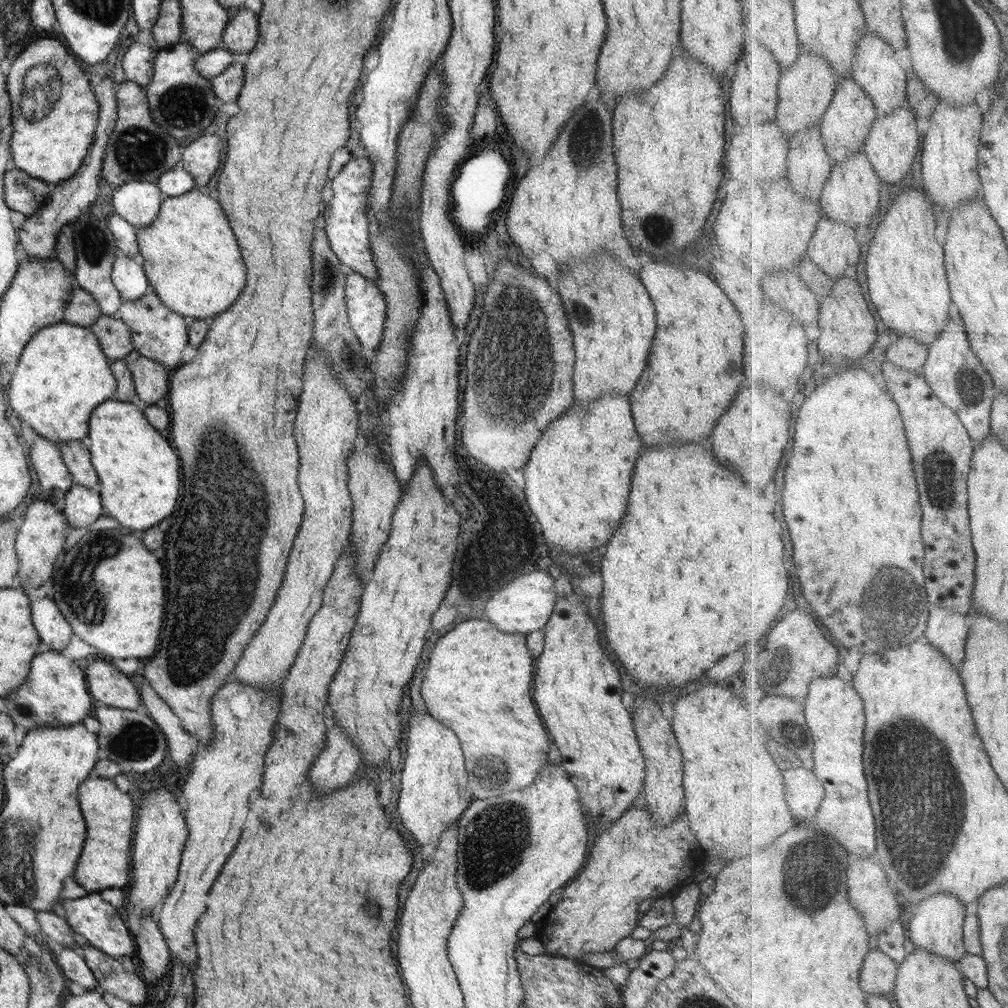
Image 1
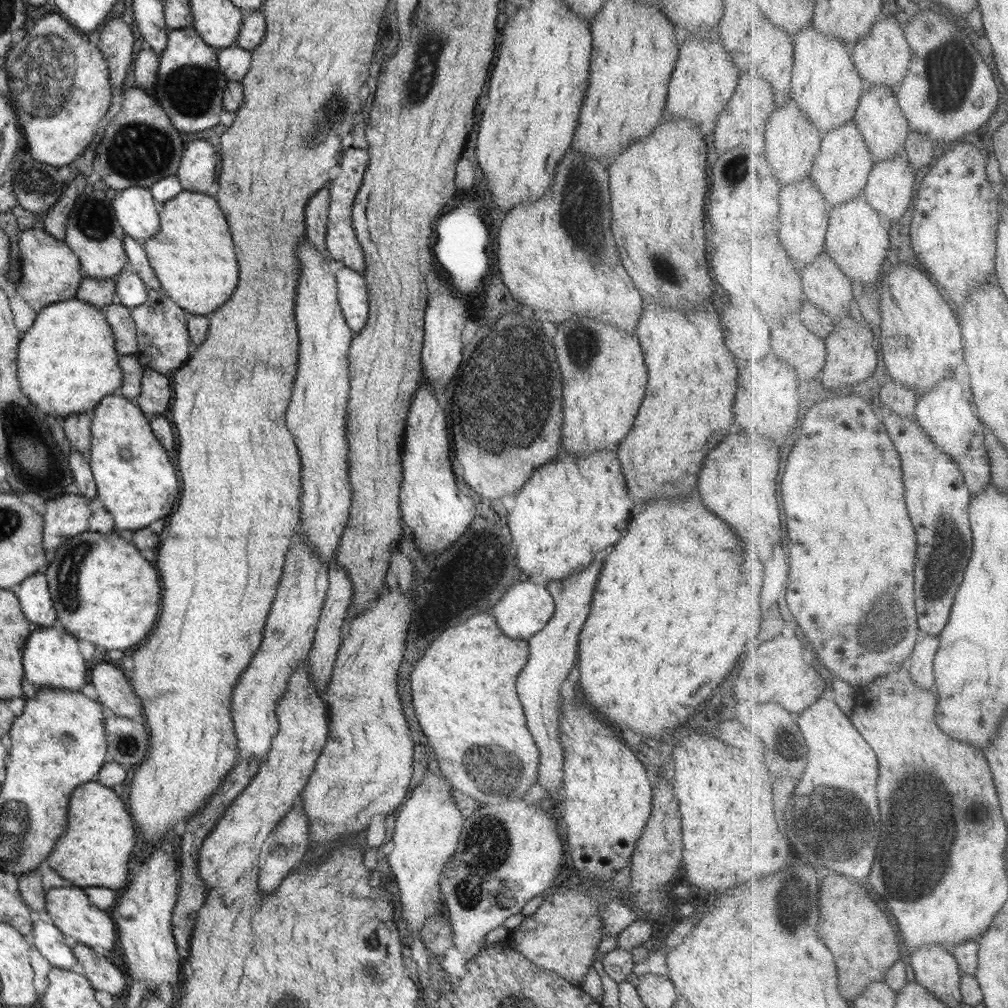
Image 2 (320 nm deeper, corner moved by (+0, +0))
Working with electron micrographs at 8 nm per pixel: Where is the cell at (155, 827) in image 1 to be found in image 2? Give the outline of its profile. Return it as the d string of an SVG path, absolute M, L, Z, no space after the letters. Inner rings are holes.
M157 845L136 869L128 890L113 906L112 920L116 923L117 941L128 965L128 976L142 980L144 988L158 993L164 982L178 983L184 961L178 954L173 936L172 913L179 893L179 860Z

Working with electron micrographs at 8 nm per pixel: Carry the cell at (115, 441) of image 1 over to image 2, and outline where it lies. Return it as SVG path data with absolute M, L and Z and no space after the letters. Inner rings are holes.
M119 393L104 396L90 415L90 466L98 494L114 516L115 528L138 530L168 516L180 494L180 478L166 454L176 448L171 421L162 415L148 417L133 400Z

